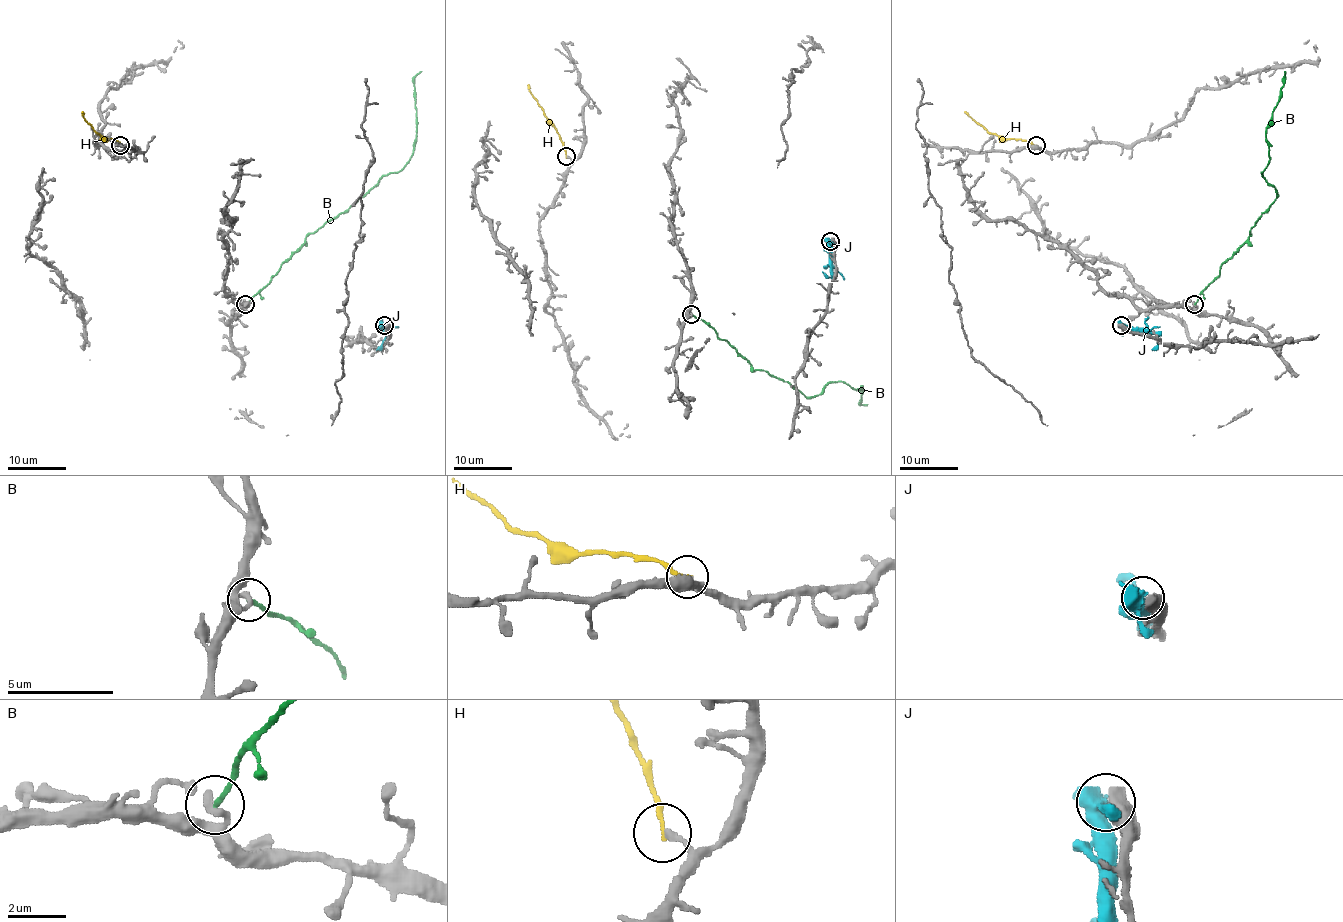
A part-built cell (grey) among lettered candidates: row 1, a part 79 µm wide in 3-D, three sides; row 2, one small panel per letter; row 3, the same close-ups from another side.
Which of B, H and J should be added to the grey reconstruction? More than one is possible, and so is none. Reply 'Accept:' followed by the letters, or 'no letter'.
Accept: no letter

